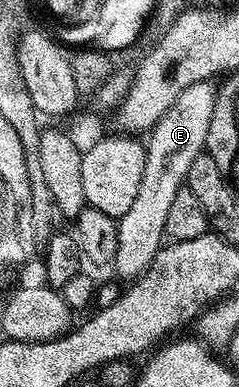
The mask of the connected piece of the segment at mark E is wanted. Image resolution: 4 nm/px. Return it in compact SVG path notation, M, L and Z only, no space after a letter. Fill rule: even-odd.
M210 80L189 85L162 115L161 121L151 129L151 139L145 145L147 153L141 189L137 191L137 198L128 212L117 221L118 249L111 267L120 276L117 276L120 280L128 283L142 276L163 245L166 236L165 220L169 217L170 206L186 184L193 161L206 150L208 121L213 117L216 94L216 88Z

